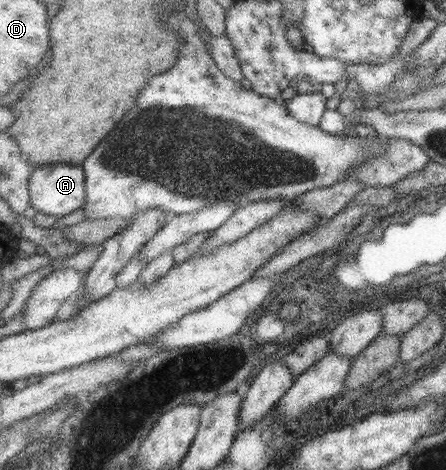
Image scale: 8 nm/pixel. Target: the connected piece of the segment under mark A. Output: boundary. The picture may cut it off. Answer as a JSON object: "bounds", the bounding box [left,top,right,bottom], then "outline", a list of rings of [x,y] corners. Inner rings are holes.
{"bounds":[31,163,87,218],"outline":[[[55,163],[55,165],[43,165],[36,168],[35,174],[31,177],[31,204],[35,211],[53,215],[61,218],[62,216],[75,213],[78,209],[83,209],[87,205],[87,171],[79,164]]]}

